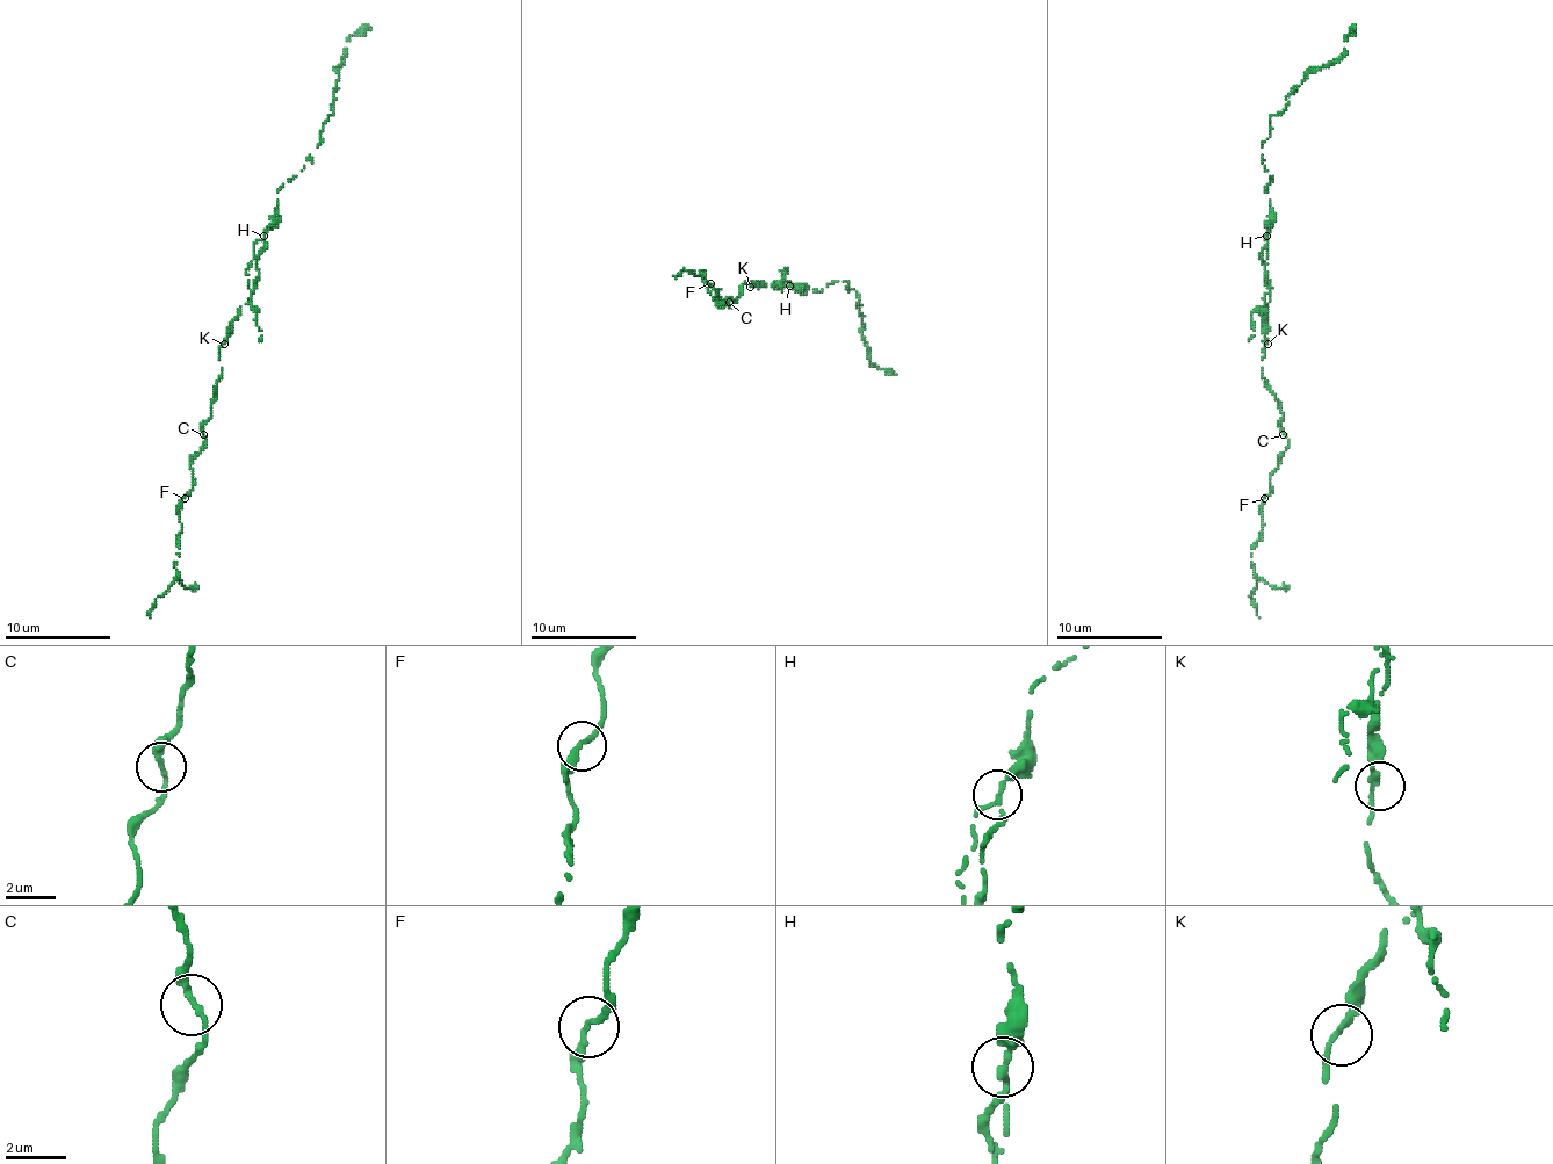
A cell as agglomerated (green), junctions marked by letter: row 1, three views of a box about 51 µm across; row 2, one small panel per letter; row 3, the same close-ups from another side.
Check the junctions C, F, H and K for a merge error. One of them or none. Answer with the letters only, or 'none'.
H

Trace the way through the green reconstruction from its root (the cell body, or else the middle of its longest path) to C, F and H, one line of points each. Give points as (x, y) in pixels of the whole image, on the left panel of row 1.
C: (251, 293), (232, 323), (232, 333), (219, 349), (222, 378), (216, 383), (211, 418), (203, 426), (203, 434)
F: (251, 293), (219, 349), (222, 378), (203, 426), (206, 447), (189, 465), (193, 490), (185, 498)
H: (251, 293), (259, 274), (257, 259), (265, 245), (265, 235)

